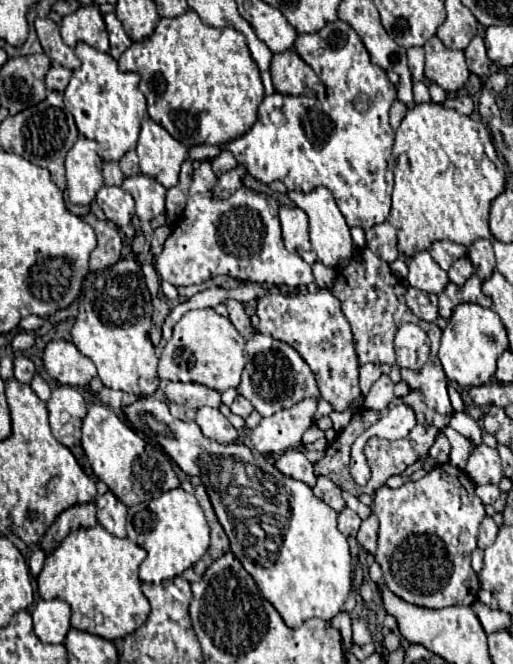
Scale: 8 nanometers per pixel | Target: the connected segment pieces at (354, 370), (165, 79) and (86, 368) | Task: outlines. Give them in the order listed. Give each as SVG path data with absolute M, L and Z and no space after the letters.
M320 288L302 296L266 294L258 298L256 316L260 320L258 332L290 344L314 372L320 398L326 400L334 412L346 412L360 396L360 388L358 358L352 344L350 324L340 310L340 300L328 288Z
M188 10L188 12L184 12L182 16L176 16L176 18L160 18L154 36L142 40L142 42L134 42L134 44L120 56L118 64L120 64L120 70L138 72L138 74L142 76L142 80L140 80L140 92L146 96L146 102L148 102L148 116L150 116L156 124L160 124L162 128L166 128L166 130L168 130L176 140L180 140L184 146L196 146L196 144L224 144L224 142L230 142L230 140L234 140L234 138L238 138L238 136L242 136L242 134L246 134L246 132L252 128L252 124L256 122L258 104L260 104L262 98L264 98L264 86L262 86L262 80L260 80L260 72L258 72L254 60L250 58L250 50L248 50L248 46L246 46L246 38L244 38L238 30L234 30L234 28L222 28L222 30L218 30L218 28L214 28L214 26L204 24L204 22L198 18L198 14L196 14L194 10Z
M54 340L44 350L44 368L60 384L86 388L90 380L98 374L94 364L78 352L72 342Z

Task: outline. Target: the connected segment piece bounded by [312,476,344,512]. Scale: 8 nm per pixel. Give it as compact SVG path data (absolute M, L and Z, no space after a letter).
M322 476L322 478L318 478L318 482L316 482L316 486L312 488L314 490L314 494L320 498L320 500L324 500L328 506L332 506L336 512L340 512L342 508L344 508L344 500L342 500L342 496L340 496L340 488L330 480L330 478L326 478L326 476Z

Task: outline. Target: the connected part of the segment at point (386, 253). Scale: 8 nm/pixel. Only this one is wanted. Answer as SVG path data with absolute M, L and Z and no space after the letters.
M382 222L366 232L366 246L384 262L394 262L398 252L398 240L396 240L396 228L390 222Z

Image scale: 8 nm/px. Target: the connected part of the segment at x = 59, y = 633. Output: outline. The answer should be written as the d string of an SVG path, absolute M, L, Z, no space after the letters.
M38 600L32 612L34 632L44 644L62 644L70 630L70 606L64 600Z

